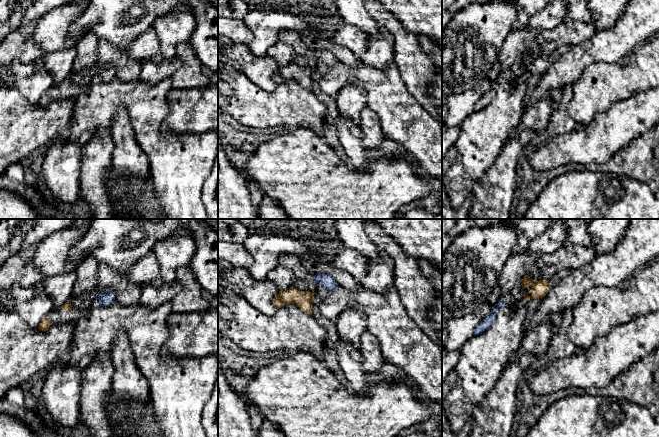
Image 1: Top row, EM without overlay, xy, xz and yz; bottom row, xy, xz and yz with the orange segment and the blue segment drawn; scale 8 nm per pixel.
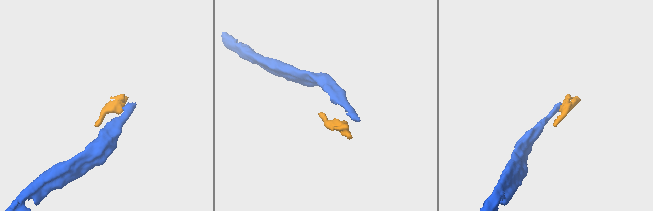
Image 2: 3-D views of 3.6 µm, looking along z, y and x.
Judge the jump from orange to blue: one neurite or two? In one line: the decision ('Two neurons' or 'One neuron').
Two neurons

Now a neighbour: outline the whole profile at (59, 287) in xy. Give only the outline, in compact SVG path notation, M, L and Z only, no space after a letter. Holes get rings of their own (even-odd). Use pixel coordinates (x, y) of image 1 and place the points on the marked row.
M76 271L45 277L45 291L53 301L53 310L62 310L62 306L72 299L76 280Z

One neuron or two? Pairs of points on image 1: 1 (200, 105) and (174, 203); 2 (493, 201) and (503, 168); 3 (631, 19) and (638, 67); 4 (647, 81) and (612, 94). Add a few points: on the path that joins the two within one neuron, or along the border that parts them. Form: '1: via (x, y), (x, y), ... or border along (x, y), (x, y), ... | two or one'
1: border along (169, 132), (177, 134), (207, 133) | two
2: via (493, 193), (501, 176) | one
3: border along (648, 39), (635, 46), (616, 61) | two
4: via (638, 81), (625, 81), (621, 85) | one

